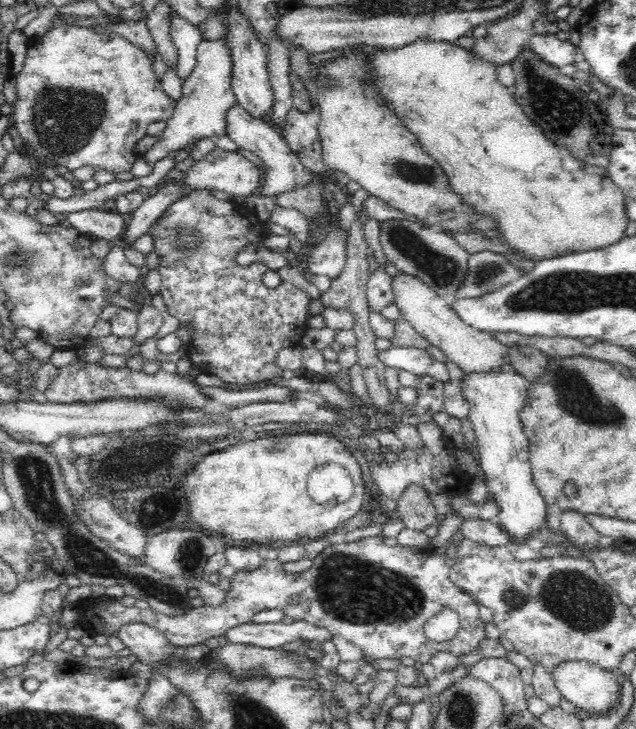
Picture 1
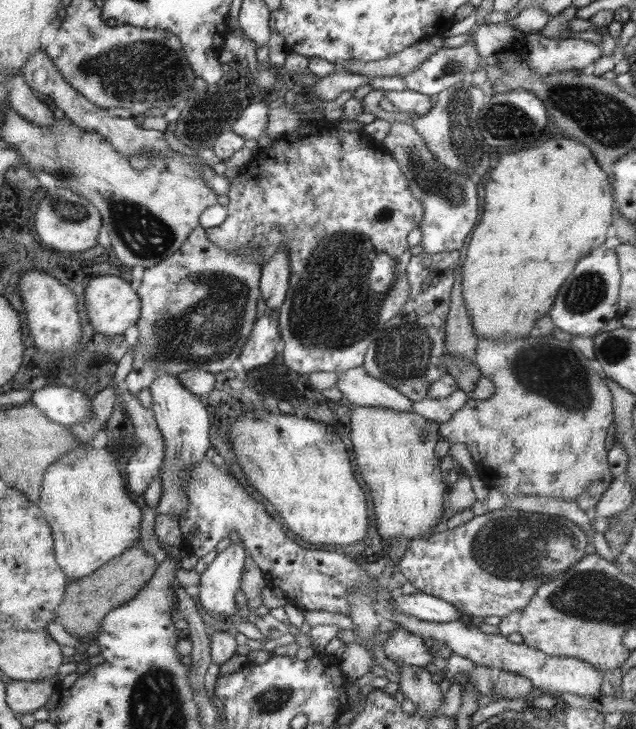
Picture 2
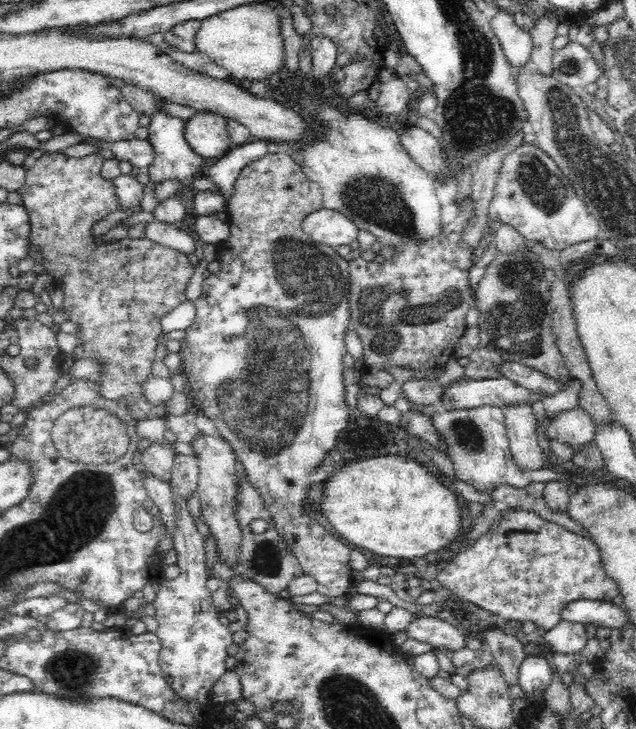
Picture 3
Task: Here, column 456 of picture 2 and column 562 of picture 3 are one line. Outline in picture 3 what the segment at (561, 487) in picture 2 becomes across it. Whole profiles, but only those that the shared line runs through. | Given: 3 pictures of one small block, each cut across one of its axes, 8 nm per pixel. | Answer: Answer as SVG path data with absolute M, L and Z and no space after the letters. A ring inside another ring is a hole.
M572 408L556 414L550 420L547 438L570 444L573 450L580 450L584 444L596 438L596 426L586 410Z

